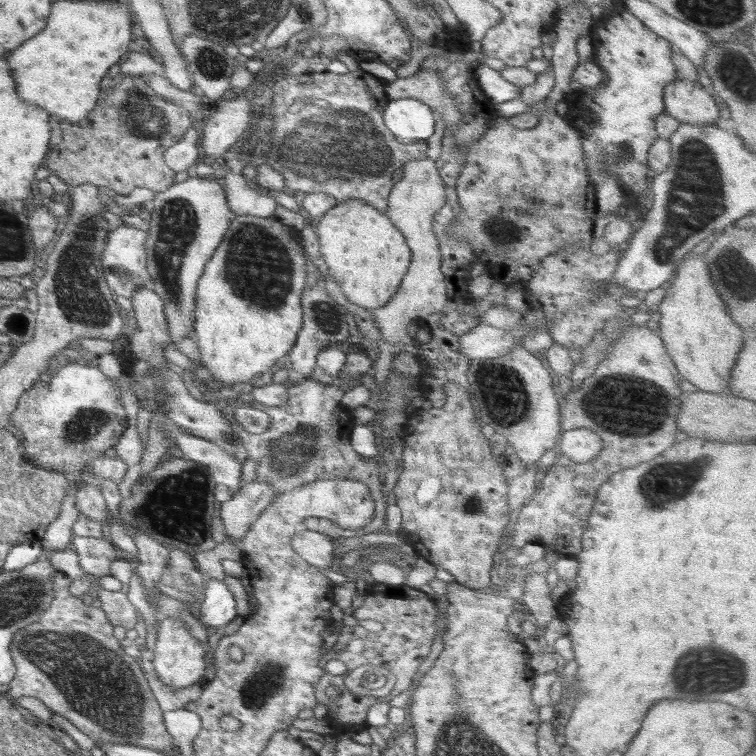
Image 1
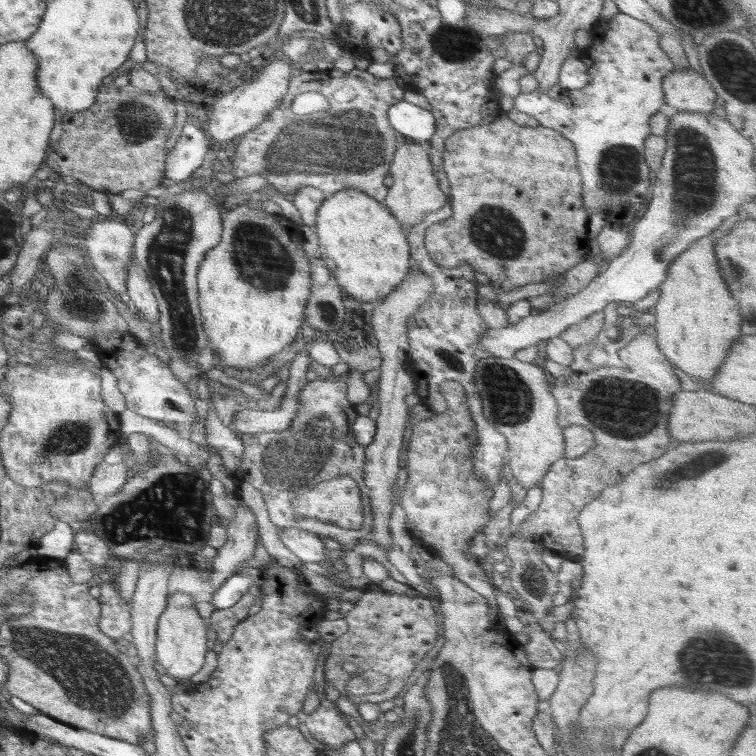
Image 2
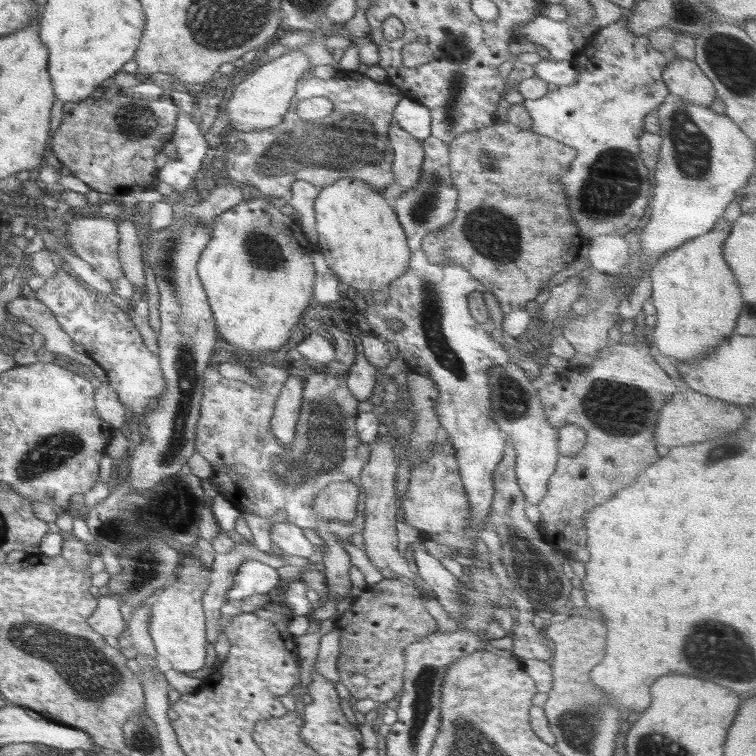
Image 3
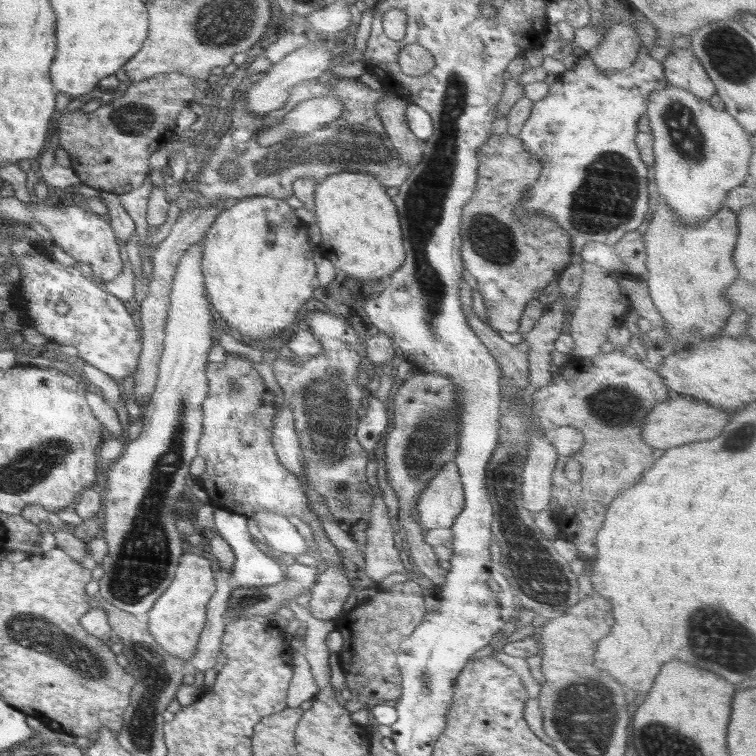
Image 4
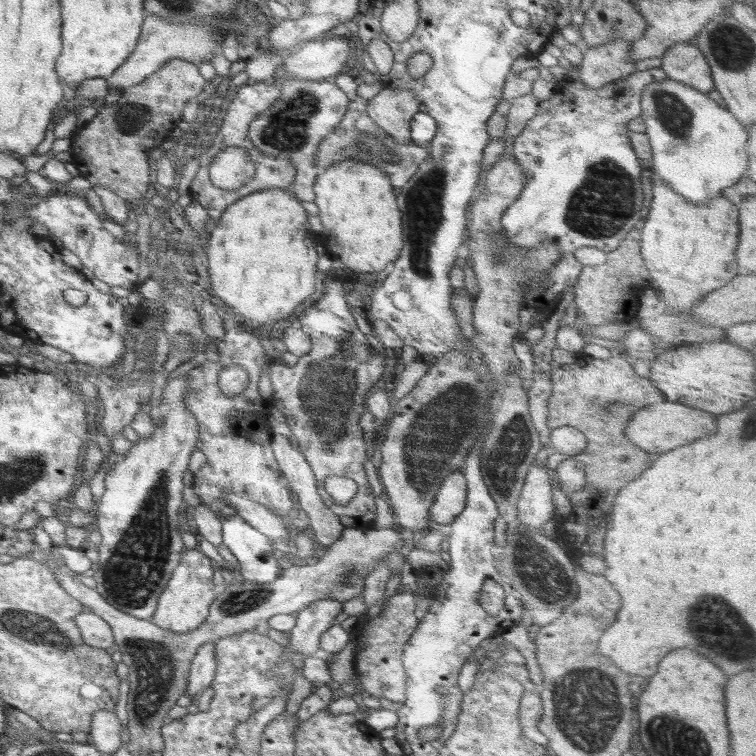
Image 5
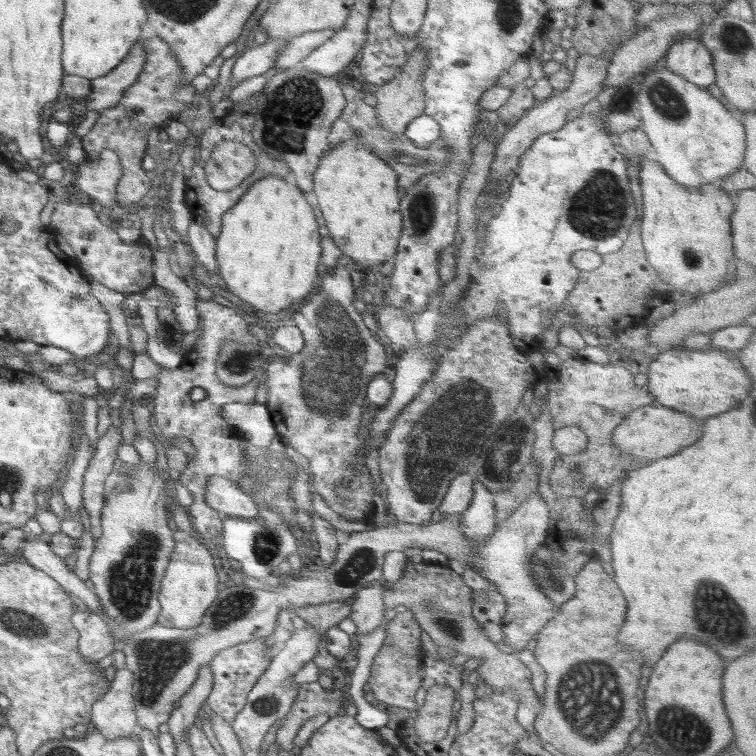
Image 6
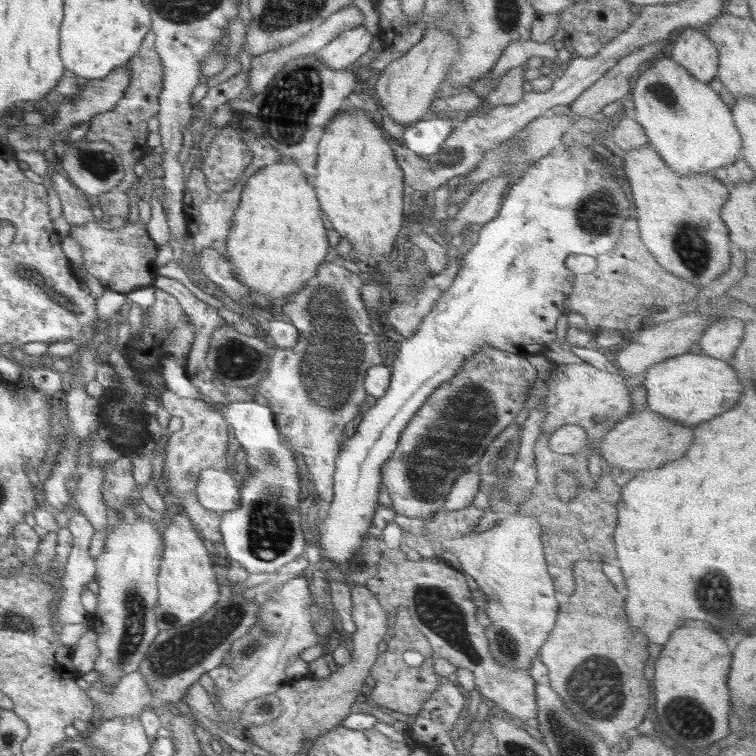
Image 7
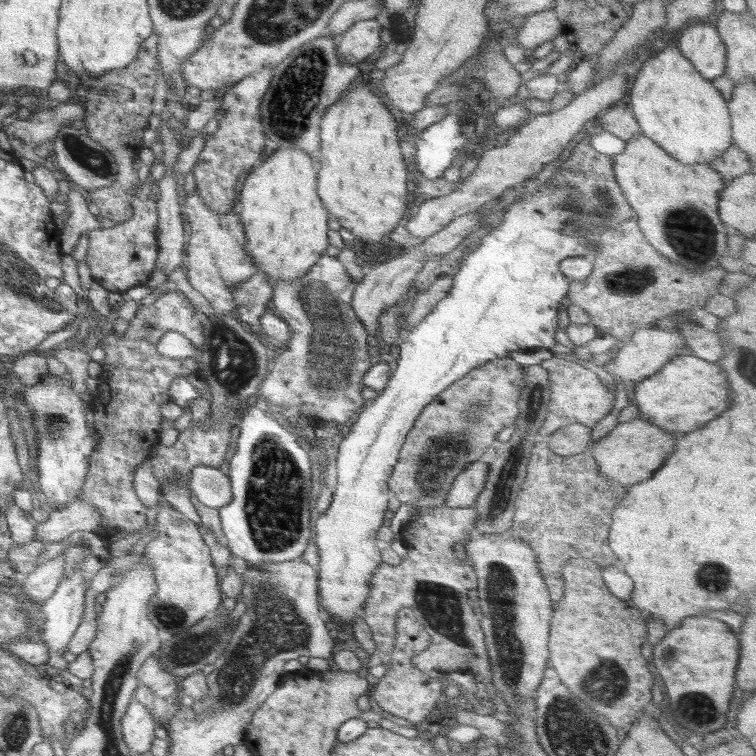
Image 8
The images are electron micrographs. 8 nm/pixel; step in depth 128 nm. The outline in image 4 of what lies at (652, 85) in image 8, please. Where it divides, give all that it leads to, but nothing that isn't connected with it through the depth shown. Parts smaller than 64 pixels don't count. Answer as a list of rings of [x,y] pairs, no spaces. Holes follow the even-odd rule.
[[[672,85],[666,86],[664,90],[656,90],[648,96],[646,114],[650,119],[652,129],[650,134],[654,138],[655,160],[652,165],[658,193],[662,198],[660,202],[664,202],[670,210],[674,210],[676,218],[684,226],[696,226],[708,220],[714,212],[722,208],[722,202],[728,196],[728,192],[732,188],[738,188],[748,176],[748,164],[752,156],[750,134],[746,134],[726,110],[714,108],[706,99]]]

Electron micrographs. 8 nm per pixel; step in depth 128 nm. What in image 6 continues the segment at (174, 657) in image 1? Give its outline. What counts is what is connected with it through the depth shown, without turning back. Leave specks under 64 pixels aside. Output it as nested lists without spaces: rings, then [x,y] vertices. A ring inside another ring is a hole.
[[[180,529],[172,537],[176,544],[170,556],[170,564],[164,572],[164,580],[161,580],[158,596],[161,608],[157,623],[166,627],[190,629],[201,624],[208,608],[218,596],[216,586],[220,580],[209,552],[210,546]]]

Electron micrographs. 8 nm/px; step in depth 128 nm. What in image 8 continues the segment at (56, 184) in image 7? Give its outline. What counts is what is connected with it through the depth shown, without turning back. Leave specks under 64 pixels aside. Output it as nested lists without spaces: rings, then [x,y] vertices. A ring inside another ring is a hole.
[[[71,189],[63,196],[63,201],[68,208],[68,219],[65,220],[66,227],[61,231],[60,250],[63,255],[71,255],[78,238],[82,236],[82,229],[98,225],[100,218],[88,210],[89,199],[83,191]]]

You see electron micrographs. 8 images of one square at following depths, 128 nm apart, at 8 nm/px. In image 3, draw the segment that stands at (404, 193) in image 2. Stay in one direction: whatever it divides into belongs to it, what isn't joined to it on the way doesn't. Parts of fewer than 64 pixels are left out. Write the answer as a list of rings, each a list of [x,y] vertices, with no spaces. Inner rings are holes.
[[[395,121],[389,131],[389,140],[393,149],[391,172],[404,194],[420,182],[425,151],[421,142],[399,128]]]

